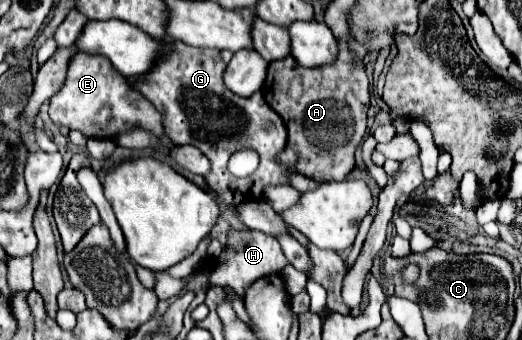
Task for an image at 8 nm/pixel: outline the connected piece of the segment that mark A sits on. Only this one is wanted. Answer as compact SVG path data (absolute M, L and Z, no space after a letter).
M338 40L338 58L320 68L304 68L292 56L270 62L262 94L288 130L284 148L288 152L282 150L278 156L284 168L294 168L316 182L344 180L350 176L354 170L354 152L366 134L370 82L364 64L356 60L346 40Z

